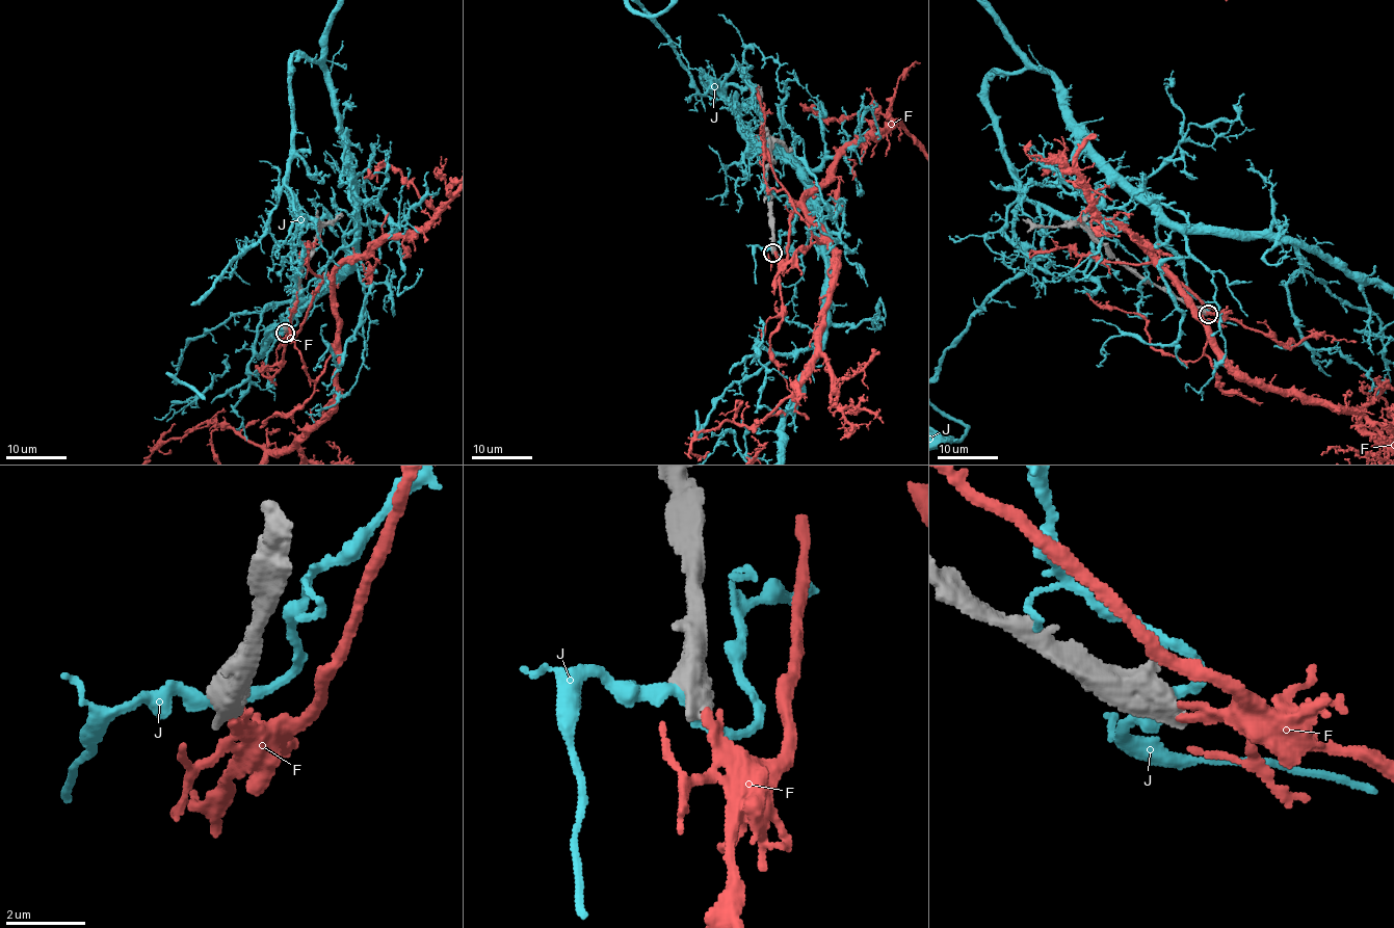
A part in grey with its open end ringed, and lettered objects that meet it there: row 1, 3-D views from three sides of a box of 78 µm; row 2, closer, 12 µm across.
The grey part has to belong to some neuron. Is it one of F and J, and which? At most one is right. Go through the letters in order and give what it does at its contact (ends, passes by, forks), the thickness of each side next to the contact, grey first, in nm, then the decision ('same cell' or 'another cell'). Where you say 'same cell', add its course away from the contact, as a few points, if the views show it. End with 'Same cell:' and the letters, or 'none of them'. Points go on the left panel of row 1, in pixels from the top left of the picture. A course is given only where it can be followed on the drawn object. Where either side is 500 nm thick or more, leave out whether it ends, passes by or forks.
F: 650/280 nm | another cell
J: 850/320 nm | another cell
Same cell: none of them

